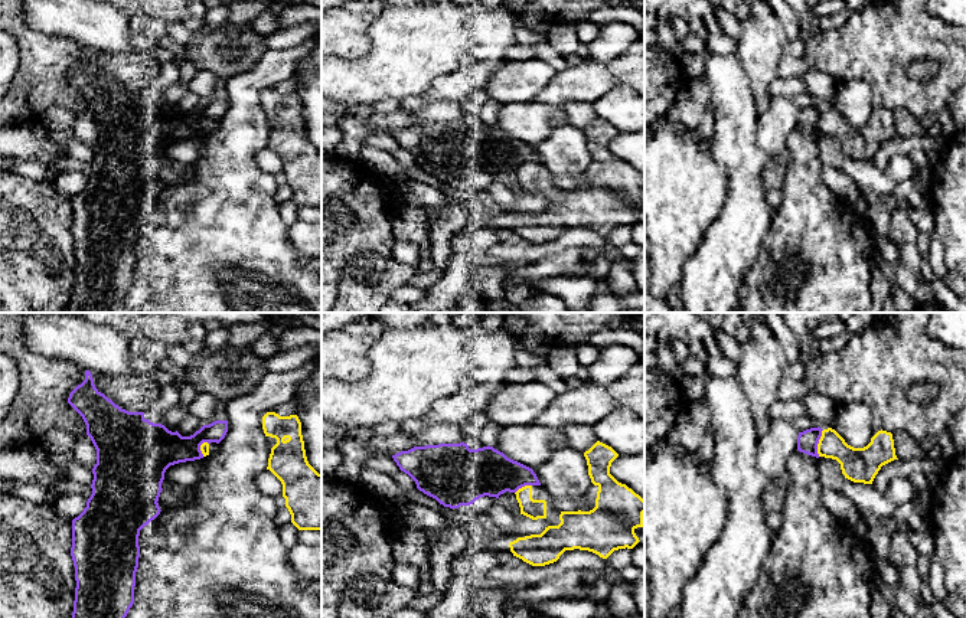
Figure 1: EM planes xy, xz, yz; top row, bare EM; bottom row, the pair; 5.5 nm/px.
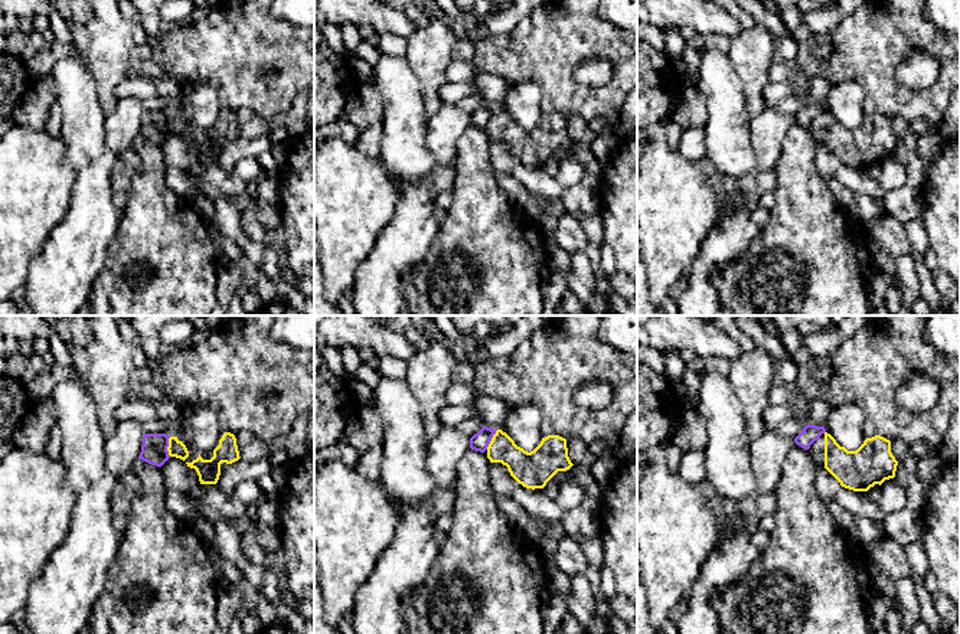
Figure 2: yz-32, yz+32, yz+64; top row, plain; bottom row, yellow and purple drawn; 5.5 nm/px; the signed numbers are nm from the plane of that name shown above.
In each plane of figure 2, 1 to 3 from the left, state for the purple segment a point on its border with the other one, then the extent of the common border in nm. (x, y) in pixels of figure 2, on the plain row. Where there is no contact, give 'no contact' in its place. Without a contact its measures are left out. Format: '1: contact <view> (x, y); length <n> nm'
1: contact yz-32 (167, 124); length 110 nm
2: contact yz+32 (492, 117); length 130 nm
3: no contact

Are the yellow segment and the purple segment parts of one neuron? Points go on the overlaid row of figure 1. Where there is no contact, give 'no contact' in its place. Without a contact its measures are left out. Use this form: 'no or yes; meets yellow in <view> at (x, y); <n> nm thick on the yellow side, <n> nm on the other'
no; meets yellow in yz at (819, 442); 190 nm thick on the yellow side, 120 nm on the other

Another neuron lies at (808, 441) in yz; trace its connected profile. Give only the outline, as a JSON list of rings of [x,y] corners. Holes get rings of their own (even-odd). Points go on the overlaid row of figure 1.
[[[810,428],[799,432],[797,436],[797,451],[819,458],[817,444],[822,436],[822,428]]]

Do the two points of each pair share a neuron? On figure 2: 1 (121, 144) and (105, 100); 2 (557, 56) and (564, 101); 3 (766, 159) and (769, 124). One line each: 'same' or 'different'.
1: different
2: same
3: same

